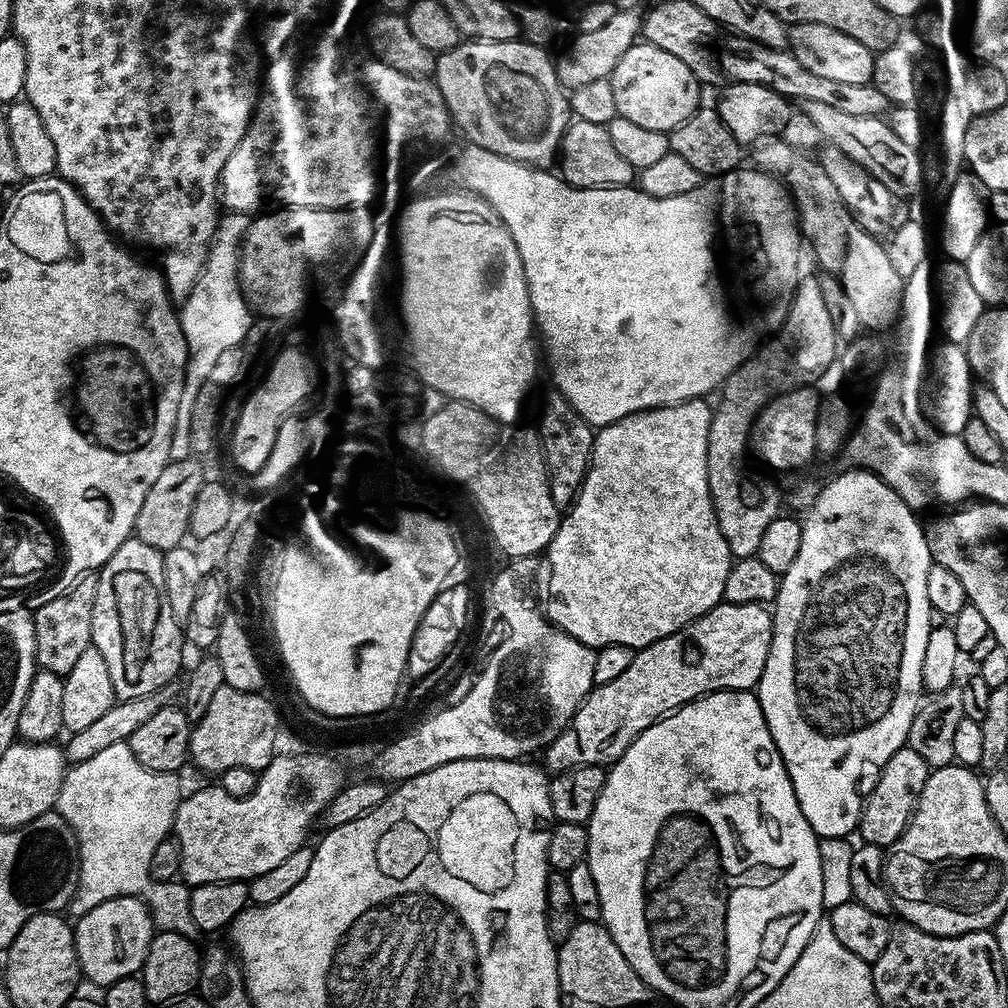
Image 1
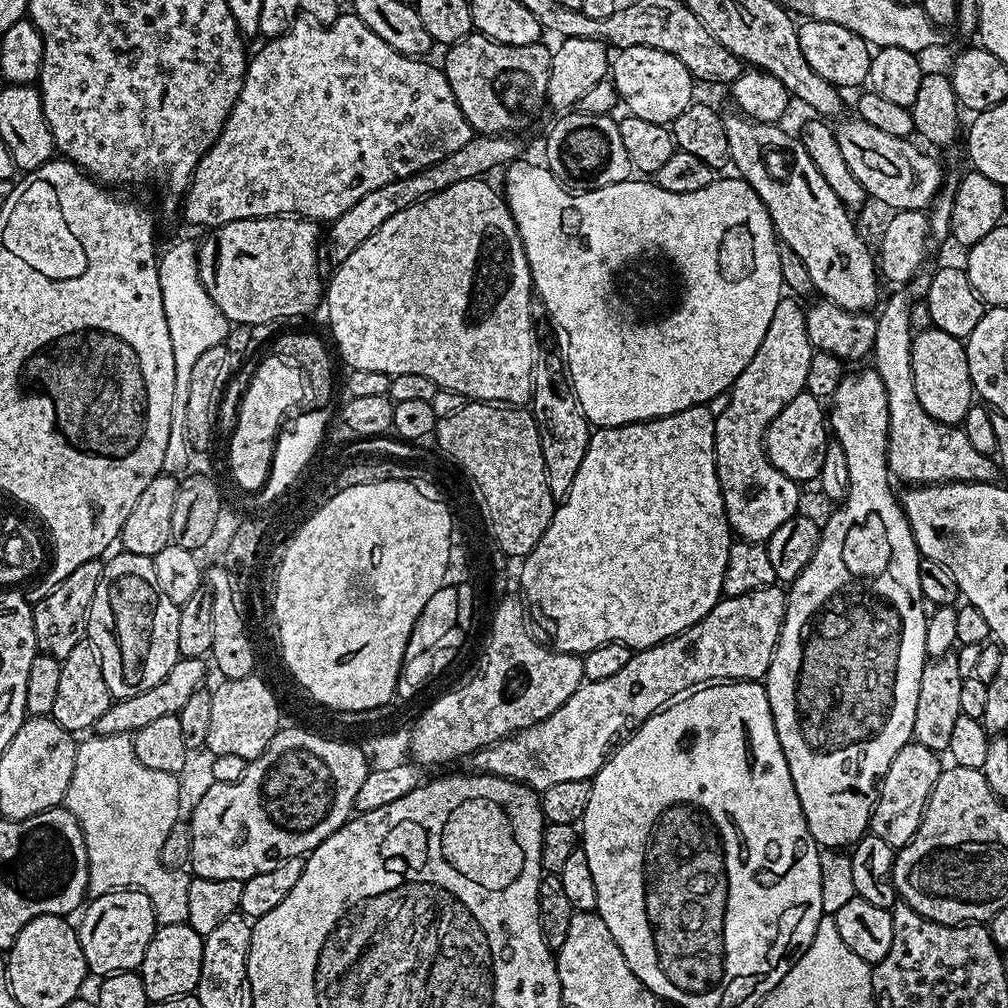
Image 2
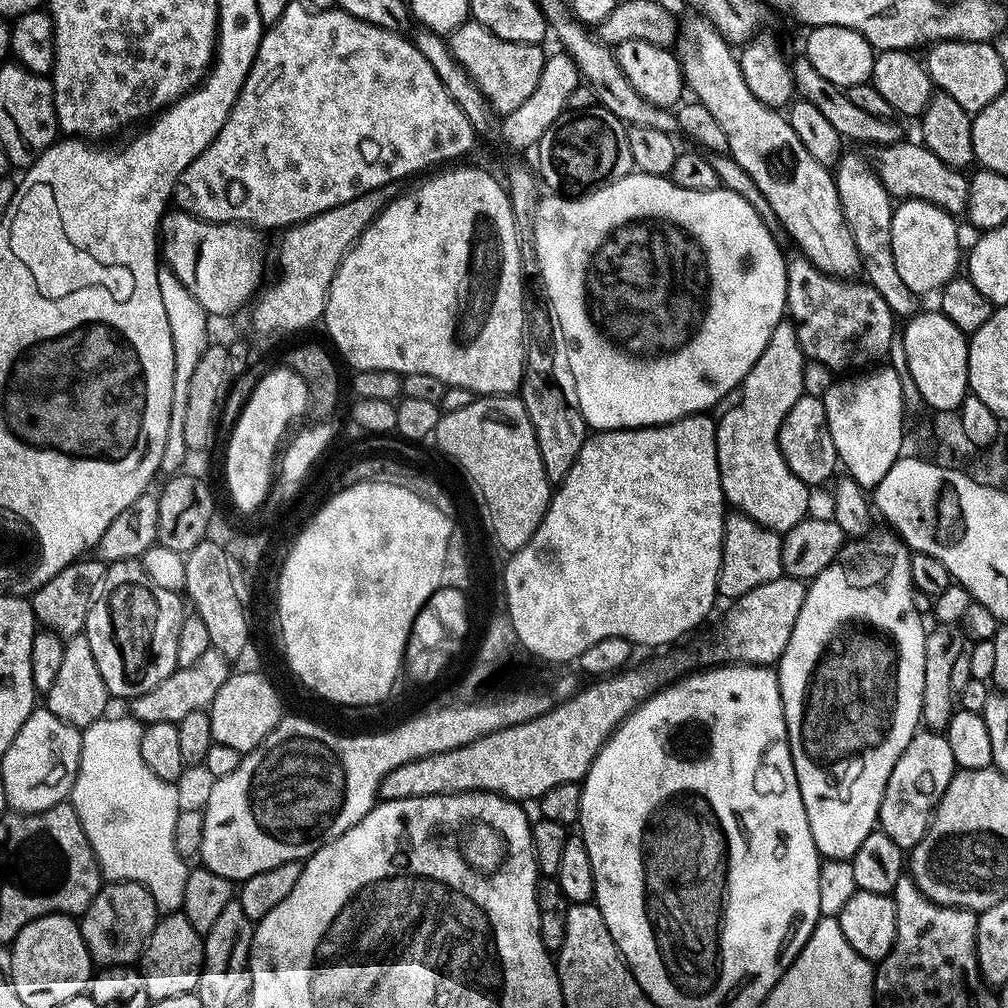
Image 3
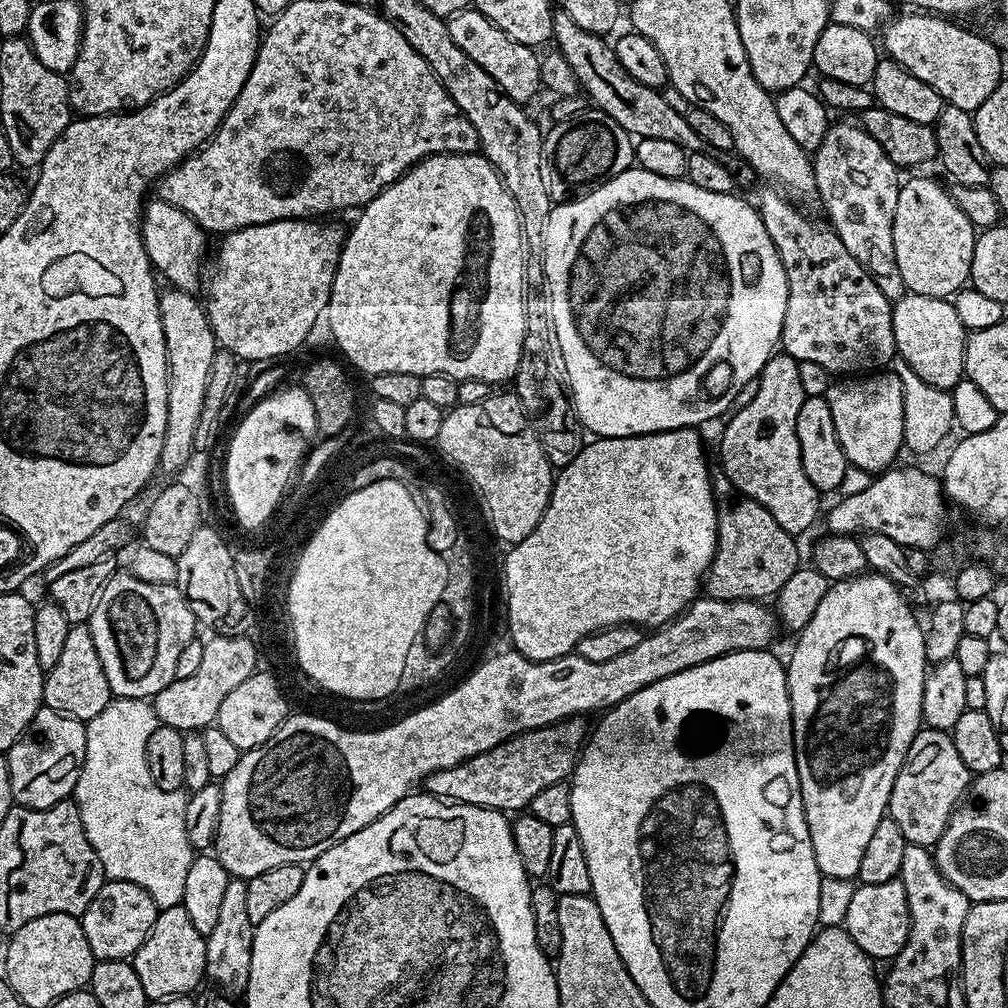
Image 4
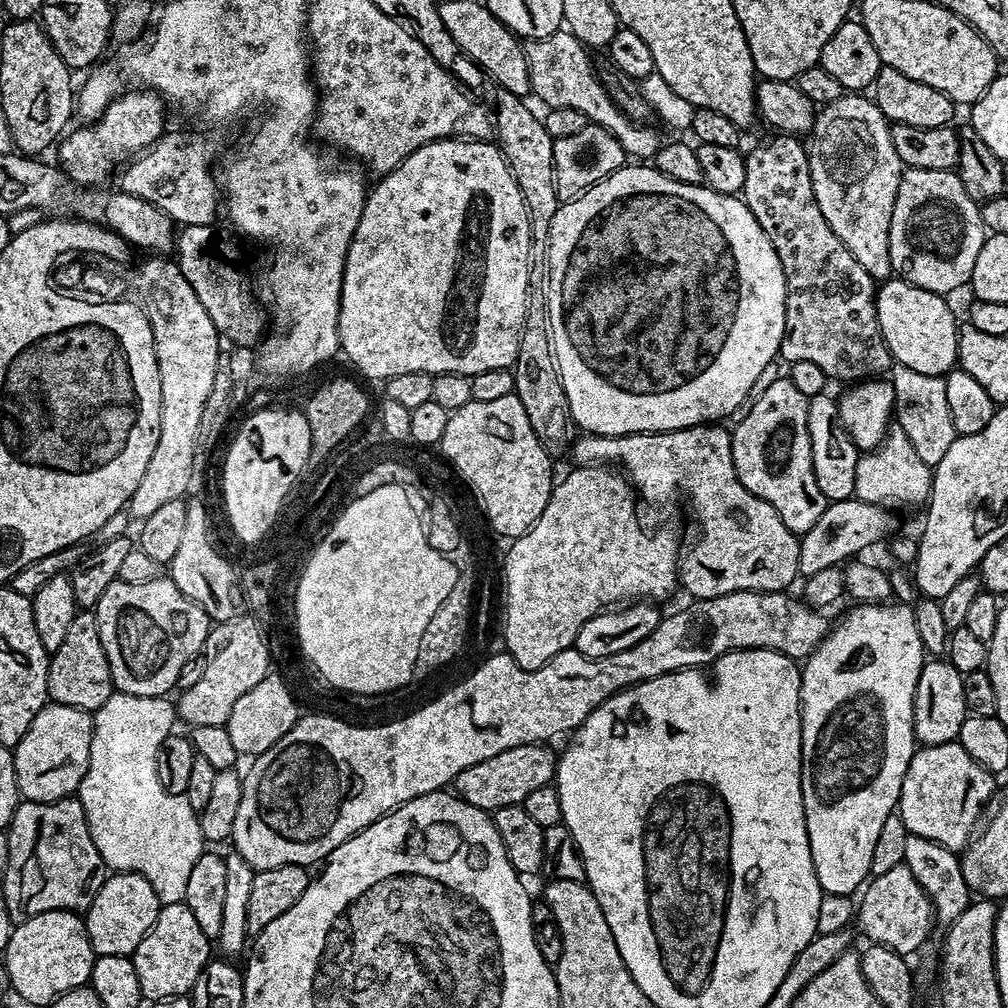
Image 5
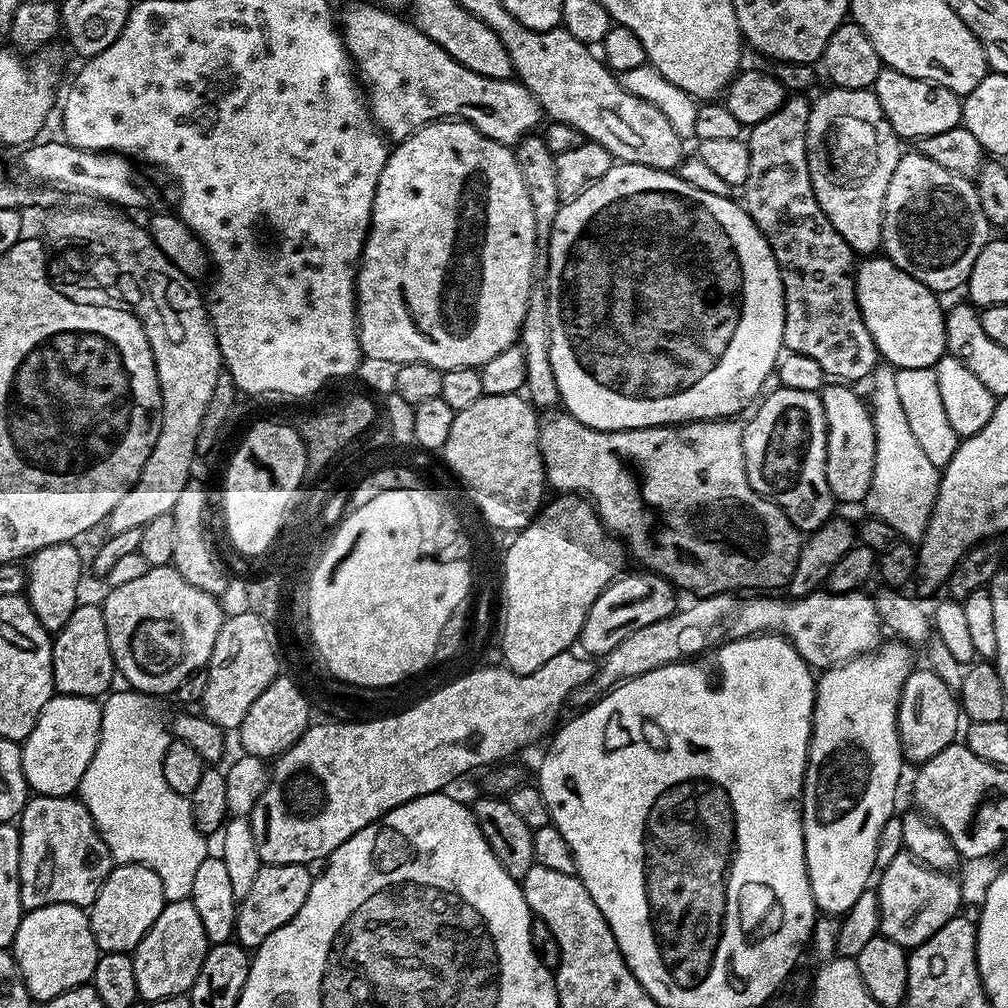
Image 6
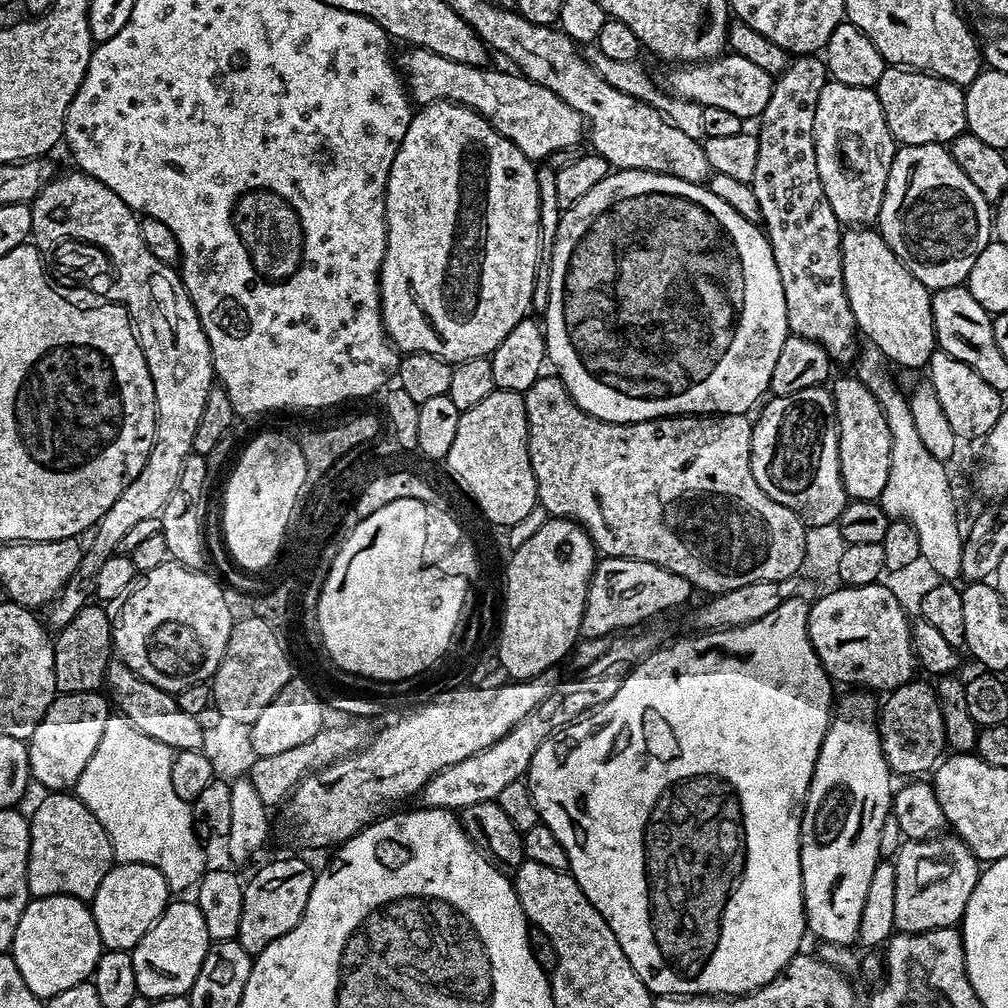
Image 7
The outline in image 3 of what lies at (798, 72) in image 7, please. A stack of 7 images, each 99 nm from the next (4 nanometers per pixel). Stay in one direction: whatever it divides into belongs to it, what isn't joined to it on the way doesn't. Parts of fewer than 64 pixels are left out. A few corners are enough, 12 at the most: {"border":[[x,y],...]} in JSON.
{"border":[[789,255],[786,312],[808,360],[883,361],[898,324],[867,282]]}

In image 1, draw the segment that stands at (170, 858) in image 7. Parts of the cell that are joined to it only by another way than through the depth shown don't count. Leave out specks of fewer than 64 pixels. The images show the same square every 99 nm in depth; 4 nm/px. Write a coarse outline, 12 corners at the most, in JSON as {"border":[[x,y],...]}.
{"border":[[126,742],[71,765],[55,811],[80,848],[70,905],[137,896],[197,935],[189,885],[150,874],[182,799]]}

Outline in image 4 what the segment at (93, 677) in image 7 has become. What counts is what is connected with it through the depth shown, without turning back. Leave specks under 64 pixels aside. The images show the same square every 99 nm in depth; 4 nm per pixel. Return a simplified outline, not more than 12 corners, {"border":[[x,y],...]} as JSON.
{"border":[[88,624],[71,625],[43,707],[87,722],[114,697]]}

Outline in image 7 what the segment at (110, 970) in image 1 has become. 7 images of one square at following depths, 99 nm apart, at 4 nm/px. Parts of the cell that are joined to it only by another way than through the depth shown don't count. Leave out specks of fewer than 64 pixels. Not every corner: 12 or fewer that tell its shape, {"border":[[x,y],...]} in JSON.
{"border":[[117,863],[90,902],[101,945],[131,952],[169,903],[158,869]]}

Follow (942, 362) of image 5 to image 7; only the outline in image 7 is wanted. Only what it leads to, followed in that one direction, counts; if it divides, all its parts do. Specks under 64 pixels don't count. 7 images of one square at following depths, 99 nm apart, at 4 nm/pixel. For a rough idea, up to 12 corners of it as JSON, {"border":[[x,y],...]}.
{"border":[[872,226],[841,235],[856,327],[893,365],[937,351],[932,292]]}

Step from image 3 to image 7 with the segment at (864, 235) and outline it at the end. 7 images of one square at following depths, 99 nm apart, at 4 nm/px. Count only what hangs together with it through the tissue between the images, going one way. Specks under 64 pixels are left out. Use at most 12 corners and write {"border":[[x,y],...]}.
{"border":[[834,79],[814,154],[841,225],[879,221],[897,147],[873,89]]}

